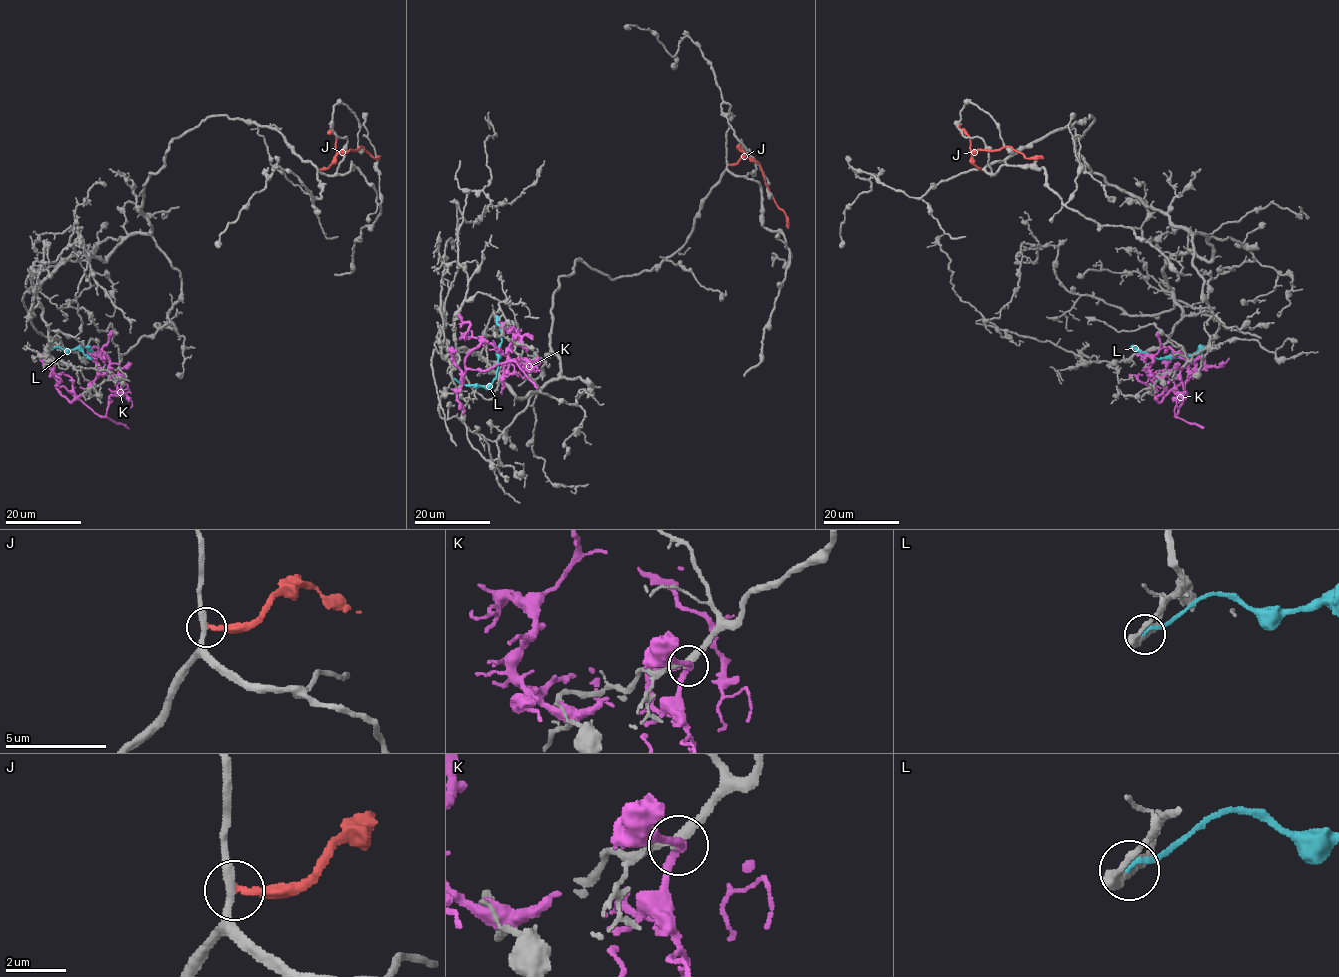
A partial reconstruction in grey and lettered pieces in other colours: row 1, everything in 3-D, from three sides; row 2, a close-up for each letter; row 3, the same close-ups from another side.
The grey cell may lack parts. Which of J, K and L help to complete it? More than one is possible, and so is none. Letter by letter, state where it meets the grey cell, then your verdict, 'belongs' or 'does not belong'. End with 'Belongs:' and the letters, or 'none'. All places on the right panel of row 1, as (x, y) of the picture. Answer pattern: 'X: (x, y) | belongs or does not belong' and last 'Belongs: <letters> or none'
J: (979, 169) | does not belong
K: (1181, 368) | does not belong
L: (1193, 354) | does not belong
Belongs: none

